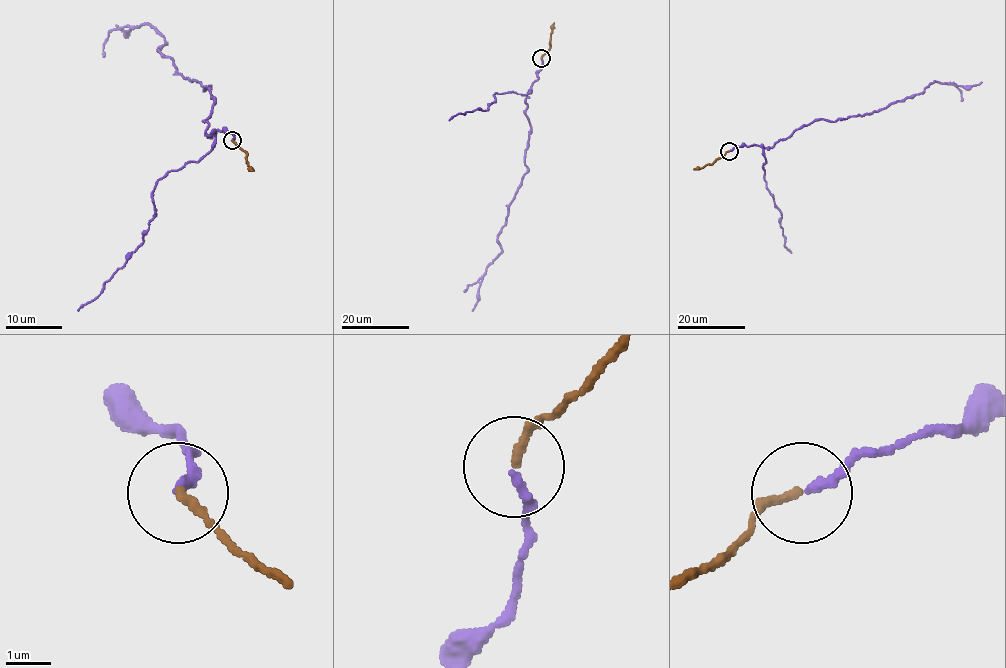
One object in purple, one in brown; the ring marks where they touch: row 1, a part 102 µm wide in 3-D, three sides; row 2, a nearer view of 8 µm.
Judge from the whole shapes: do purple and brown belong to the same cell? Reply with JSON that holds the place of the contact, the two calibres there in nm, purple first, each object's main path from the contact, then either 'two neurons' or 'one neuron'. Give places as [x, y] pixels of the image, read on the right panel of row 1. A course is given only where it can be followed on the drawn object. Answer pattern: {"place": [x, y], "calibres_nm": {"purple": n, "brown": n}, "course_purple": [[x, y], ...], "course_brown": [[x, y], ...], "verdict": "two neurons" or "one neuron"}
{"place": [729, 151], "calibres_nm": {"purple": 200, "brown": 180}, "course_purple": [[729, 151], [772, 148], [821, 119], [836, 121], [878, 111], [921, 93], [933, 82], [964, 87], [982, 82]], "course_brown": [[729, 151], [712, 164], [694, 169]], "verdict": "one neuron"}

